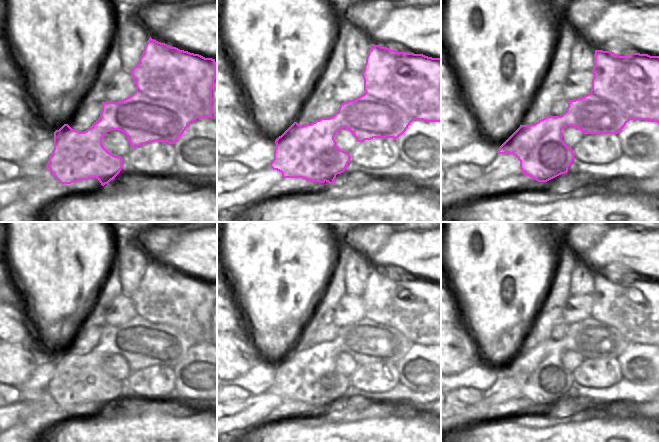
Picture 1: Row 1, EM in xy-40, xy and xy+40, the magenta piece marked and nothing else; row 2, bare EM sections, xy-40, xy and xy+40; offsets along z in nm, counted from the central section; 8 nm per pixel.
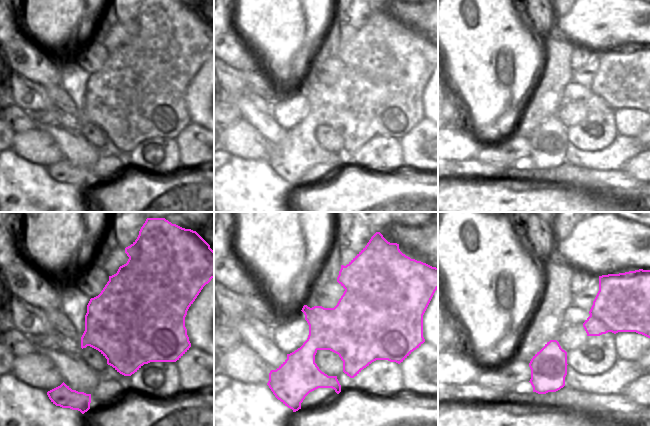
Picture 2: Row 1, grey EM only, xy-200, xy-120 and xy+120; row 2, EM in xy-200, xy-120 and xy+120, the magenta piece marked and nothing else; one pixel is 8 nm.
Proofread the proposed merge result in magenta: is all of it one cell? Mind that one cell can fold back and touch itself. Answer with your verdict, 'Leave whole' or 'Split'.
Split.

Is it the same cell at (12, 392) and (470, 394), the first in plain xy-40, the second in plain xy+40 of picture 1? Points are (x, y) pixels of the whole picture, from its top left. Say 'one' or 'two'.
one

